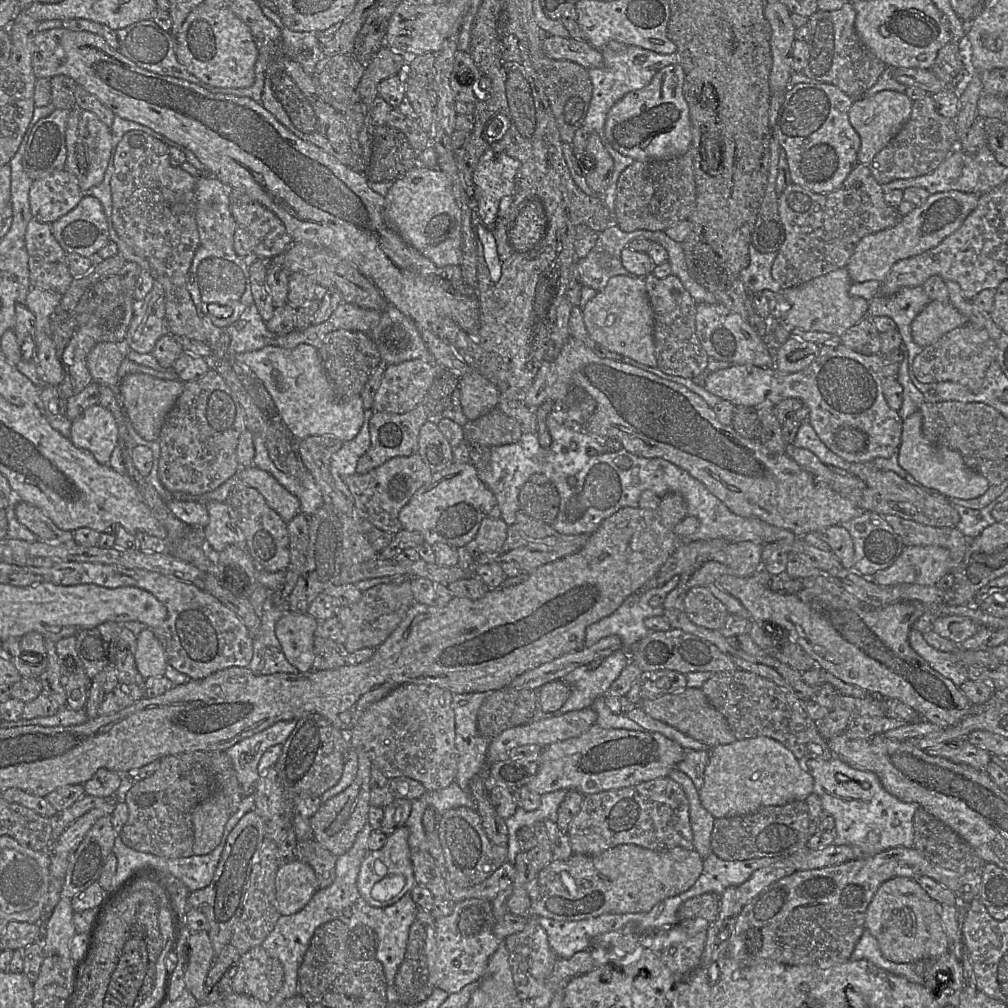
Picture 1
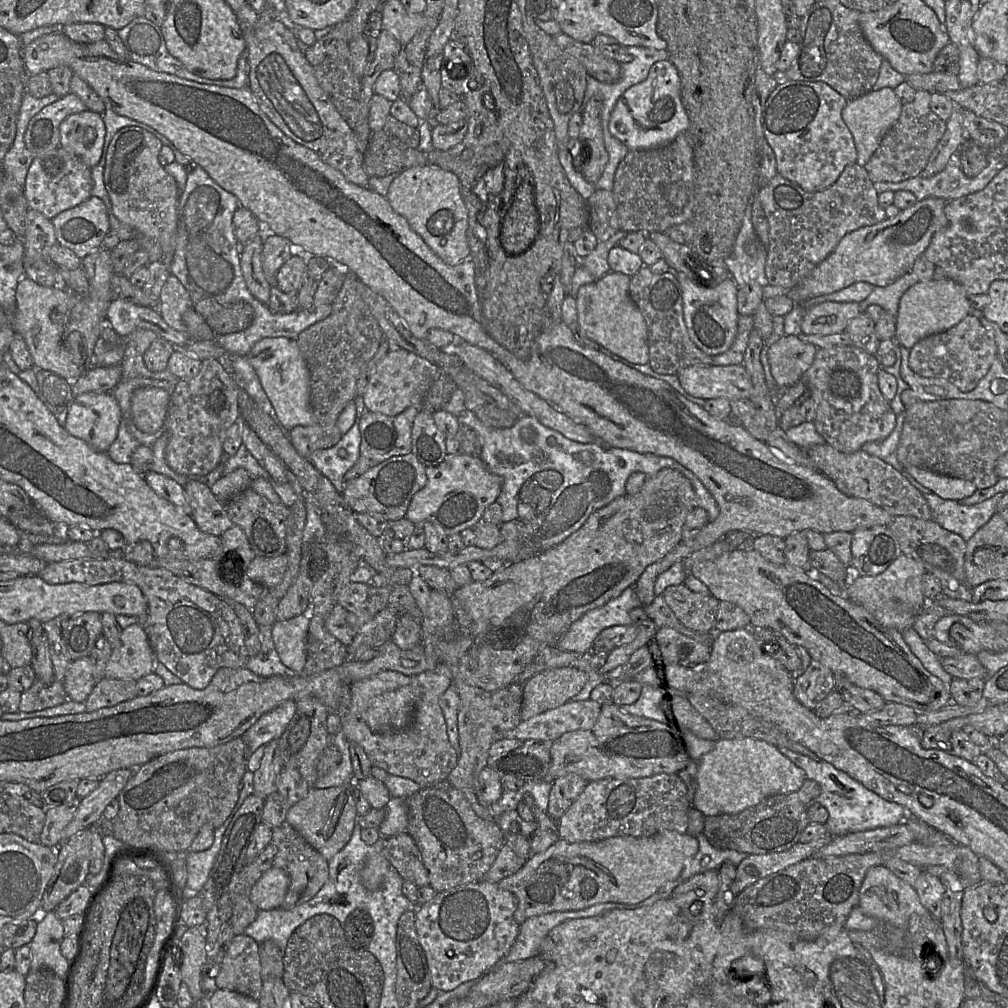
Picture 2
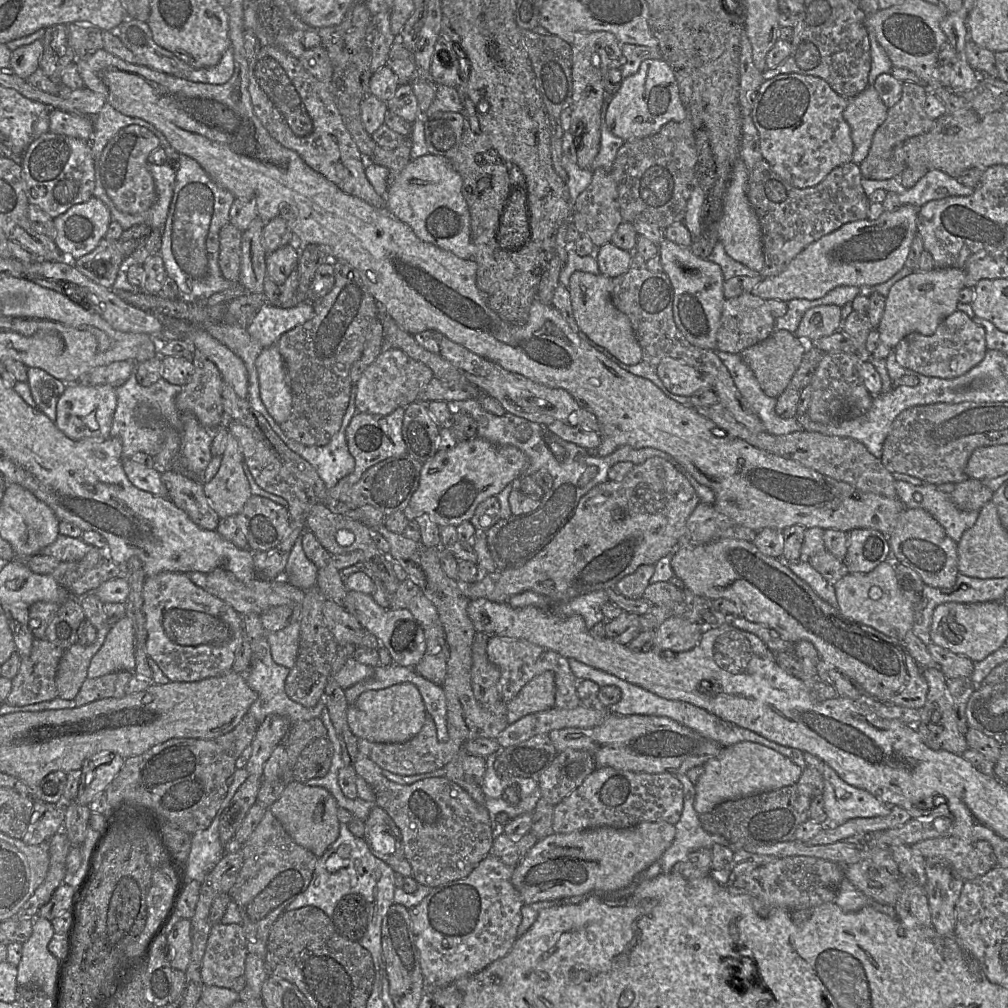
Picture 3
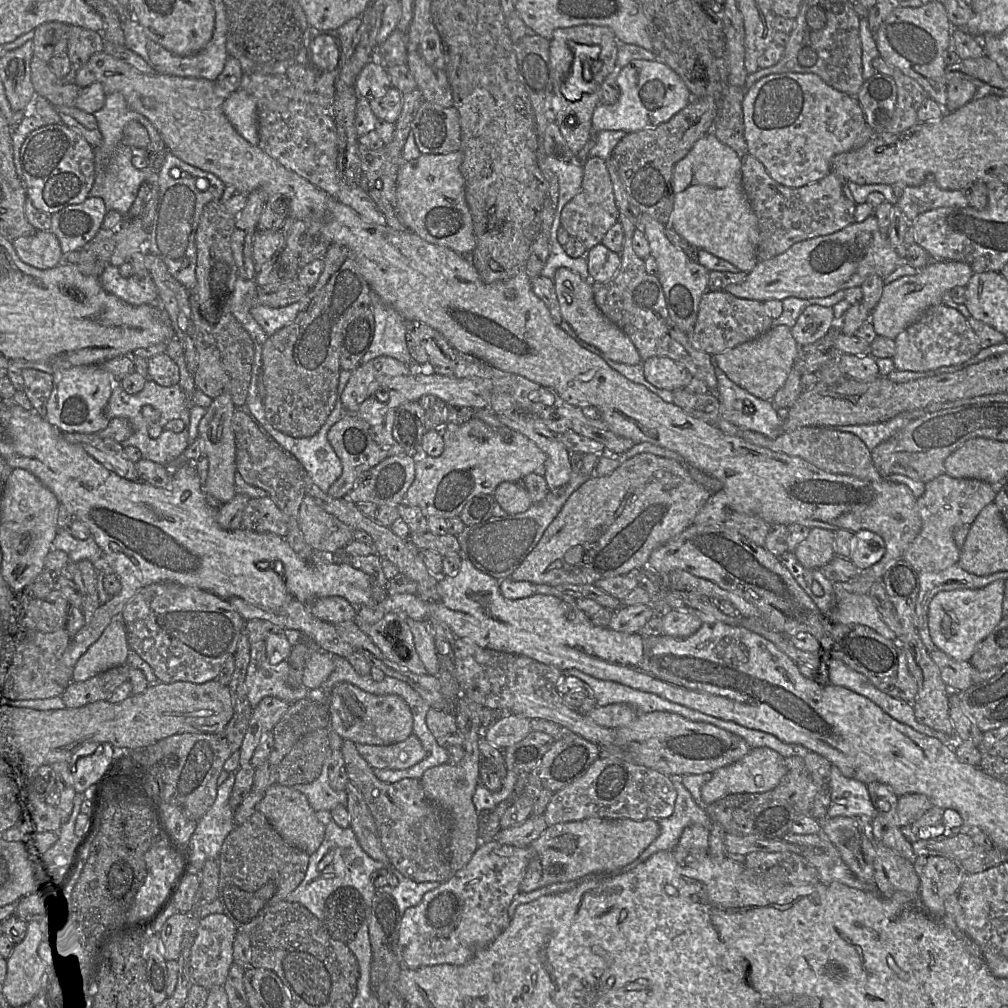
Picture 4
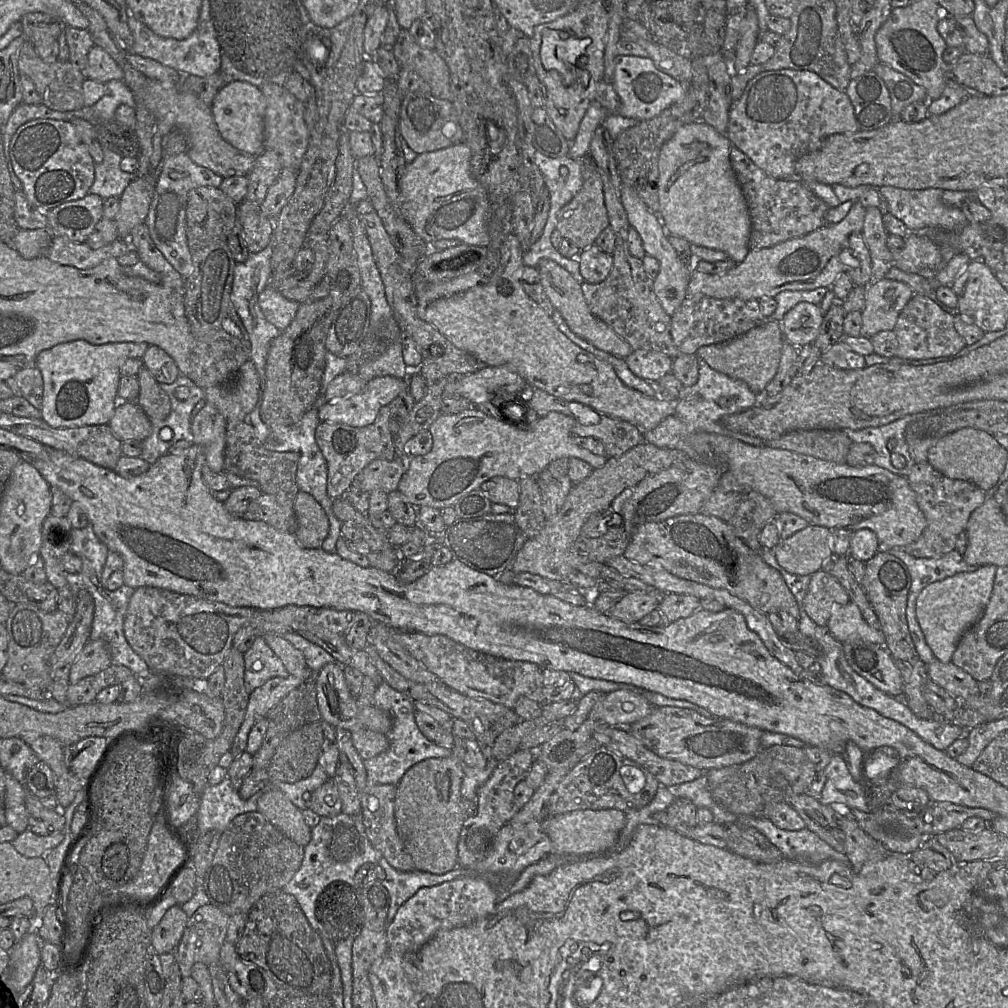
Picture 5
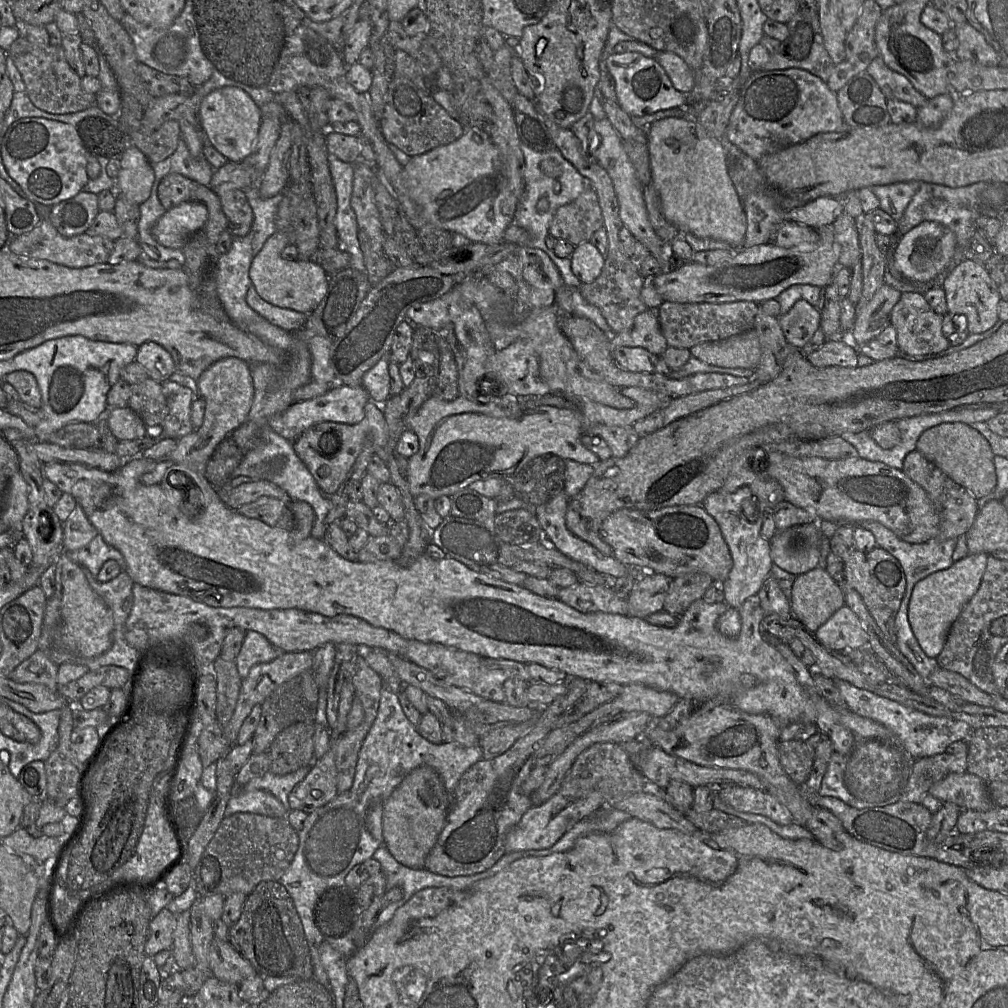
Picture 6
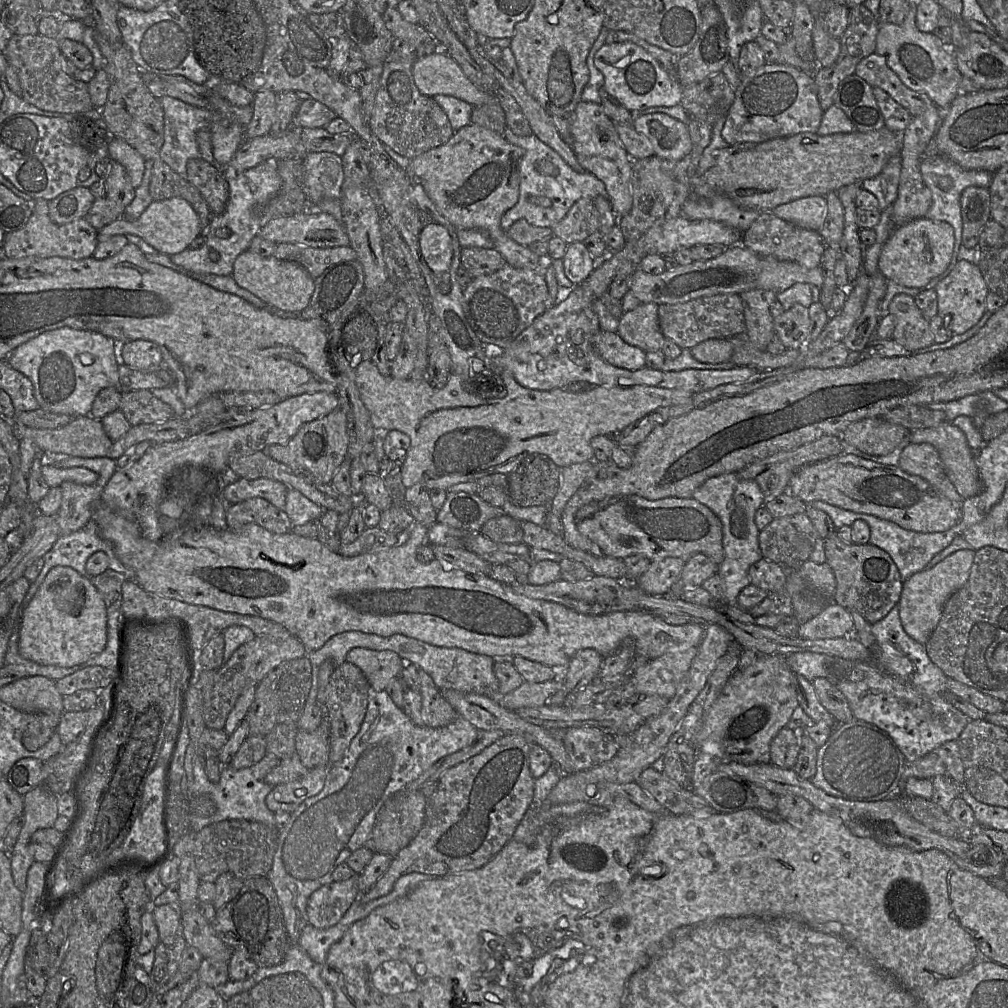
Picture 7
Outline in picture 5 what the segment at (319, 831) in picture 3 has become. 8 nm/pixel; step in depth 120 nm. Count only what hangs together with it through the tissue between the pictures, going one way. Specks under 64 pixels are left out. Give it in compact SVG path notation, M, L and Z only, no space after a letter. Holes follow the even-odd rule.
M271 787L257 801L257 812L296 844L305 847L311 840L311 828L305 823L302 810L280 790Z

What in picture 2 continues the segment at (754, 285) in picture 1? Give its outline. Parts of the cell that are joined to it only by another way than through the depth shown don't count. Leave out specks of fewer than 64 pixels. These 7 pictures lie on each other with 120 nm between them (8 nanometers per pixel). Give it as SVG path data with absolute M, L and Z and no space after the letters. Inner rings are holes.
M749 202L740 231L736 237L734 250L724 260L726 267L731 273L731 278L739 287L754 282L762 287L769 285L765 274L767 248L761 245L757 255L752 256L748 255L745 251L746 243L756 239L751 219L751 204Z

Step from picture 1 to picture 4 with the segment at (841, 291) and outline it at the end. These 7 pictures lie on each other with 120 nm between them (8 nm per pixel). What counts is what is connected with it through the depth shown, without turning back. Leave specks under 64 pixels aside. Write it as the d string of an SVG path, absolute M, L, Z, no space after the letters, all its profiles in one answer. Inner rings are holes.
M810 305L799 315L791 333L801 347L821 339L835 326L837 323L832 307Z

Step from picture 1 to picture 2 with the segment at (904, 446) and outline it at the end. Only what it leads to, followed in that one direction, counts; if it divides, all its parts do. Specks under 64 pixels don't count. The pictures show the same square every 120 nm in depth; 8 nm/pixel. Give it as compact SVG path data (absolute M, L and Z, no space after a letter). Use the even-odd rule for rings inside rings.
M911 465L904 469L919 484L943 499L960 501L978 489L974 483L965 479L953 478Z

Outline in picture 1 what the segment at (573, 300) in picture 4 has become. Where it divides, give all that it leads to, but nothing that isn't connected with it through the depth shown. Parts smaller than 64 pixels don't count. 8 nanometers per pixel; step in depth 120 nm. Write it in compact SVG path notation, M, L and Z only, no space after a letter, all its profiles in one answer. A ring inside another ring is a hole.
M624 275L611 277L605 288L585 304L582 314L586 329L596 343L611 352L657 367L654 315L643 278Z

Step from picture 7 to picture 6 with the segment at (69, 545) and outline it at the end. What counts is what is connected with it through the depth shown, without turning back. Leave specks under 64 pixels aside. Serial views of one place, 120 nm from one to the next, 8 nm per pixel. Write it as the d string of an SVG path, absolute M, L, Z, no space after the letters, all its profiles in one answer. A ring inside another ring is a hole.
M99 534L81 549L75 551L63 550L51 565L56 568L58 560L63 554L81 567L87 568L96 579L101 567L107 560L115 560L122 570L126 569L126 563L120 551L106 543Z

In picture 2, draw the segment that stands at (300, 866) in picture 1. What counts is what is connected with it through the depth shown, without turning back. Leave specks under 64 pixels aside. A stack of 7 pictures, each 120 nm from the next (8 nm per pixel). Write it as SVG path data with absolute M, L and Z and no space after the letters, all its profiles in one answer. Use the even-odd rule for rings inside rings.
M276 867L266 871L251 887L249 898L259 910L280 908L289 887L288 874Z

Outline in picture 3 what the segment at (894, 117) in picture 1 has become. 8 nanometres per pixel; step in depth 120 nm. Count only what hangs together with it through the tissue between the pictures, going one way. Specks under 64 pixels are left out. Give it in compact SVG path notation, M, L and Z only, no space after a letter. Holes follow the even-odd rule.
M872 86L849 100L843 118L851 129L854 145L852 163L859 165L867 157L874 133L887 115L888 108Z

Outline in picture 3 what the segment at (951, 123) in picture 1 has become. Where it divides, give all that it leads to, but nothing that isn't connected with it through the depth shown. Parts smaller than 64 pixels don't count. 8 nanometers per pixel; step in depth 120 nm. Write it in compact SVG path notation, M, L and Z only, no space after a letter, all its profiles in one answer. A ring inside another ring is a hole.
M908 81L902 84L900 100L896 105L888 109L885 121L874 133L867 157L859 164L862 176L865 179L885 180L898 178L907 169L902 143L911 137L928 132L935 124L935 120L929 118L924 111L924 103L928 95L926 90L922 86Z

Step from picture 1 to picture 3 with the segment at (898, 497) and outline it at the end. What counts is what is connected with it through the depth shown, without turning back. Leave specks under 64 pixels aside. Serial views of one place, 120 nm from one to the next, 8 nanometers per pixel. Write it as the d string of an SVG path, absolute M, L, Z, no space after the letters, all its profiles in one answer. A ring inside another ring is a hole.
M720 402L711 406L696 408L696 410L713 421L726 436L743 439L754 447L795 460L823 475L848 483L863 492L874 493L887 498L898 498L894 475L884 467L880 459L868 451L864 444L855 439L807 430L785 435L773 435L766 431L754 433L739 423Z

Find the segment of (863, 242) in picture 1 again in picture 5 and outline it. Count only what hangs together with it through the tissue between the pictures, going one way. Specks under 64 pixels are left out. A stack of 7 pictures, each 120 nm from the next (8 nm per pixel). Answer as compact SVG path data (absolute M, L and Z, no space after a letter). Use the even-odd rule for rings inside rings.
M855 201L846 217L838 223L826 224L802 237L792 238L775 246L749 250L745 259L724 274L707 274L693 270L687 295L702 294L717 299L775 298L782 291L829 288L835 279L847 271L840 254L849 249L849 236L861 233L865 208Z

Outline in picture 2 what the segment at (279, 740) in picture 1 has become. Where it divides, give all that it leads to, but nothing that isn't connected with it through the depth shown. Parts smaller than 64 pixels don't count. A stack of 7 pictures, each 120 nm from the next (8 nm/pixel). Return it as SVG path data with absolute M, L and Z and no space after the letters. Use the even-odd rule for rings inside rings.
M285 701L263 714L241 737L246 745L247 758L260 746L278 740L296 712L294 701Z

